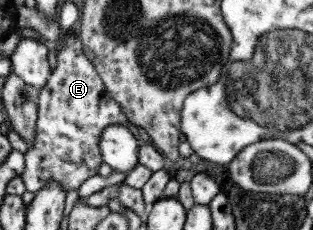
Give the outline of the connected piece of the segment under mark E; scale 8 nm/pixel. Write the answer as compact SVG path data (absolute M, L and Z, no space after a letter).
M71 32L62 34L60 46L56 49L56 66L50 71L46 84L38 90L33 144L23 153L24 165L18 172L25 191L33 194L38 193L40 189L46 189L48 179L56 180L56 185L64 193L69 190L77 191L82 181L98 173L101 163L98 144L104 127L108 125L128 126L126 115L120 106L108 96L108 91L104 90L104 85L98 78L98 73L92 67L92 63L84 57L79 37Z

